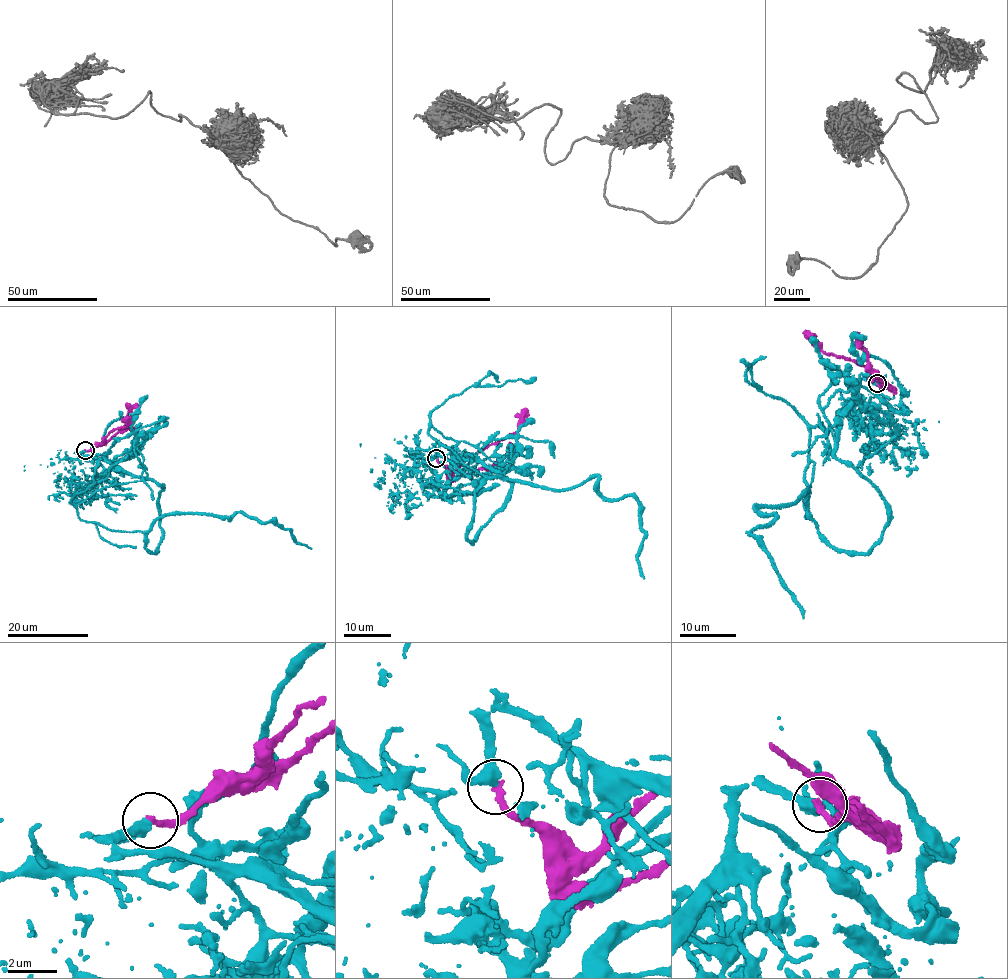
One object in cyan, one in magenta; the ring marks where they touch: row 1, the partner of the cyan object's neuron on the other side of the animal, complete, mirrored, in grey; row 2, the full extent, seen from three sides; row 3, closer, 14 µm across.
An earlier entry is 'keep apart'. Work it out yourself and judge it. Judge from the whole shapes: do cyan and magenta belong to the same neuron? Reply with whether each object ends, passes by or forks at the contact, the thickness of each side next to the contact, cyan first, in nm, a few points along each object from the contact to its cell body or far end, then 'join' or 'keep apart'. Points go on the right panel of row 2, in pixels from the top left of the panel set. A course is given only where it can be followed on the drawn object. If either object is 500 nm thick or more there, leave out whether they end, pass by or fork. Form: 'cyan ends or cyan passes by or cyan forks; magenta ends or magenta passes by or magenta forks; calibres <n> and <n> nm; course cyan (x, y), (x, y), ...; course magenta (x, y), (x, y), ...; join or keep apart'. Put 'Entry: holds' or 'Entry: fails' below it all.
cyan passes by; magenta ends; calibres 360 and 240 nm; course cyan (878, 382), (855, 384), (834, 438), (810, 427), (808, 500), (755, 505), (775, 516), (750, 531), (803, 618); course magenta (878, 382), (880, 387), (885, 385), (863, 366), (825, 353), (805, 331); join
Entry: fails

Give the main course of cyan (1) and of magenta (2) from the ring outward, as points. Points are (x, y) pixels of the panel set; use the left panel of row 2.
1: (85, 450), (147, 473), (99, 489), (77, 505), (80, 518), (145, 532), (161, 517), (241, 512), (311, 549)
2: (85, 450), (101, 443), (110, 432), (130, 425), (128, 416)

